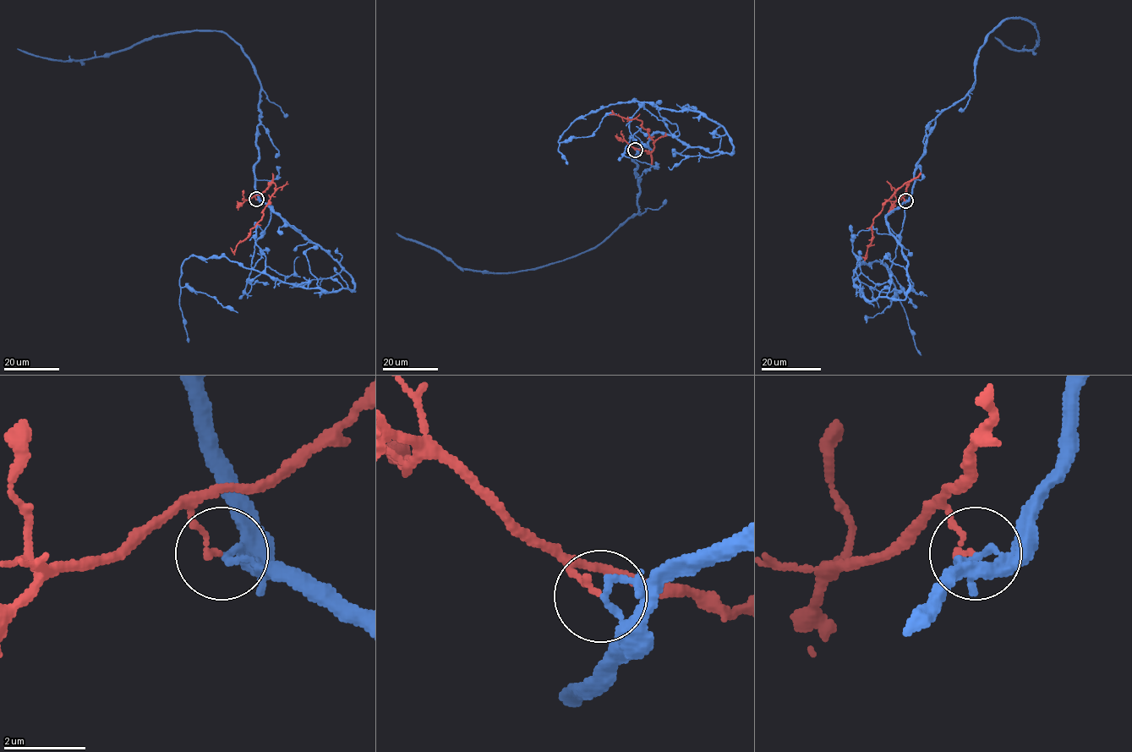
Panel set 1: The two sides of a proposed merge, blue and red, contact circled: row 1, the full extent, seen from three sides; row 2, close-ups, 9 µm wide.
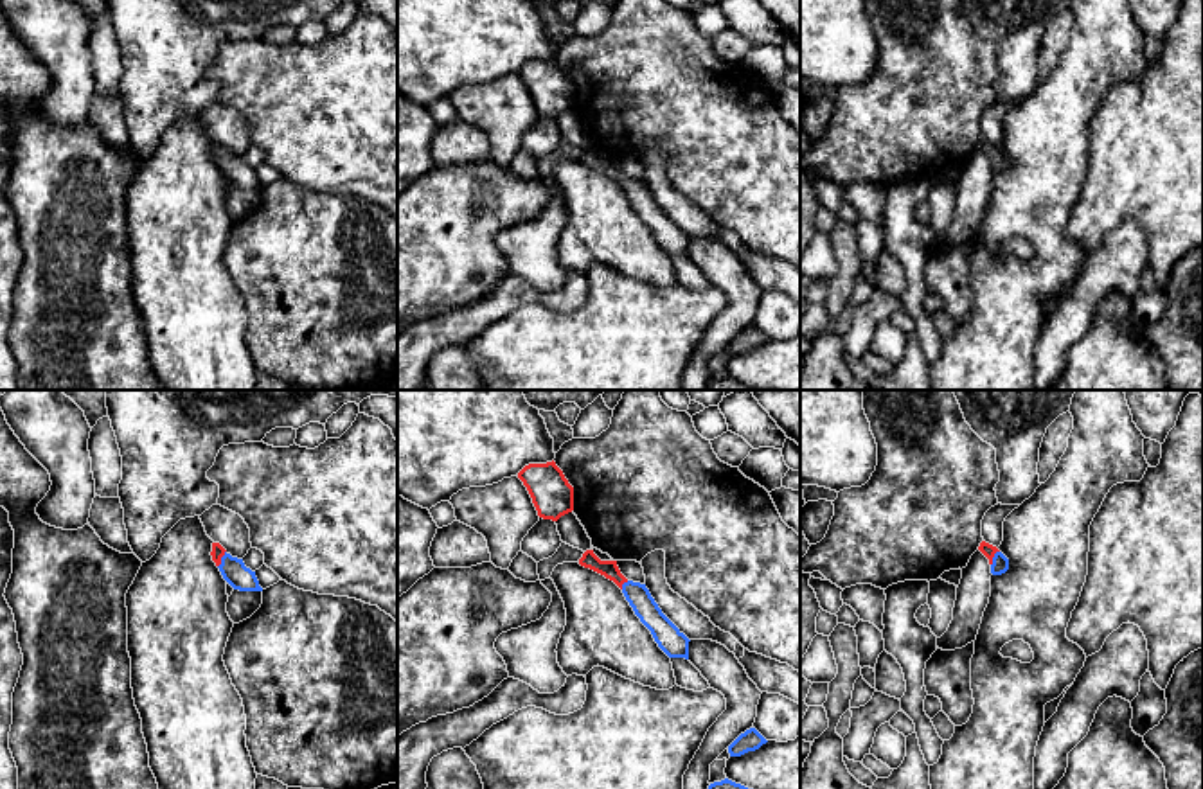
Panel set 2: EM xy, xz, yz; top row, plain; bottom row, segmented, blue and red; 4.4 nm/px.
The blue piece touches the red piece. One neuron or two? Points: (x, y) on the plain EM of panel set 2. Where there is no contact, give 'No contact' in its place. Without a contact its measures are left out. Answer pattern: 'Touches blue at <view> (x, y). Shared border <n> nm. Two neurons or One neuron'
Touches blue at xy (222, 157). Shared border 90 nm. Two neurons

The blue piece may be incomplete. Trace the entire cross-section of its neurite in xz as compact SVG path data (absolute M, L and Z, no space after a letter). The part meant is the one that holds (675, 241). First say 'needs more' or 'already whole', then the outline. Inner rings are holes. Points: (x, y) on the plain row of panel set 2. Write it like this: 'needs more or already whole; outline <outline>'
already whole; outline M628 178L622 191L640 219L669 255L689 257L689 235L662 210L646 182Z

